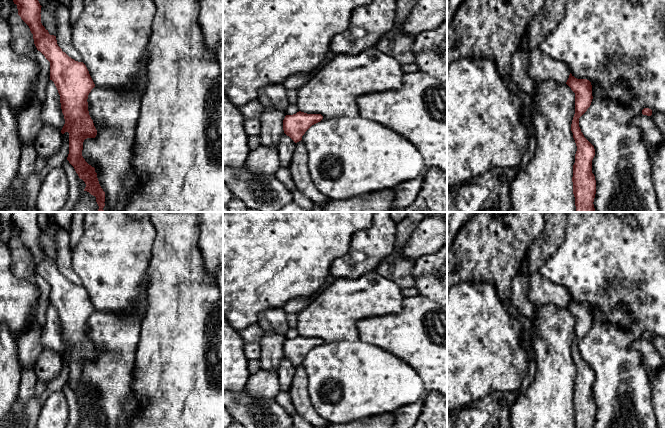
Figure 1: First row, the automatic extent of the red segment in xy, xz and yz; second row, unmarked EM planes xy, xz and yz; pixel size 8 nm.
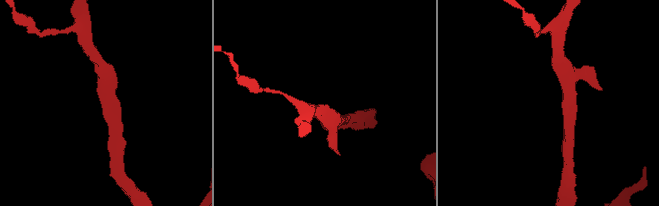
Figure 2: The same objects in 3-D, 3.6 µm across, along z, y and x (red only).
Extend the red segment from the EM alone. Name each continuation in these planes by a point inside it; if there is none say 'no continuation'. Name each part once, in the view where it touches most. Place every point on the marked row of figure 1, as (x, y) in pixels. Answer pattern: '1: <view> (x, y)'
no continuation

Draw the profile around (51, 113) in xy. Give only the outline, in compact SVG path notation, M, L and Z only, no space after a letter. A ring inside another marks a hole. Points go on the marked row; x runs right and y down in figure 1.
M52 80L47 83L45 95L46 99L41 109L42 125L51 125L61 131L65 119L61 109L60 95Z

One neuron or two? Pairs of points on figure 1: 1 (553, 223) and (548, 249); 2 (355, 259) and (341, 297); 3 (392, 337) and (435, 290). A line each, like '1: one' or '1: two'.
1: one
2: two
3: two

